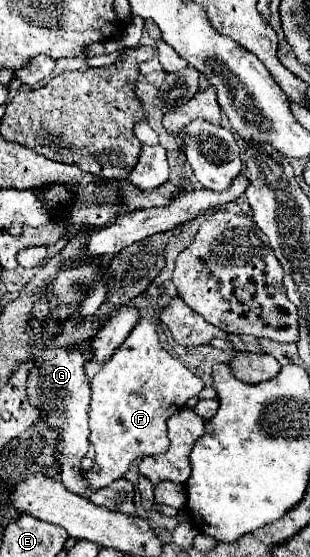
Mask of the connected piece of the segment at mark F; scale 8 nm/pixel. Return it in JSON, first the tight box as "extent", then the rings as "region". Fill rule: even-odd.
{"extent":[84,315,204,493],"region":[[[150,315],[142,319],[134,331],[128,335],[128,339],[114,351],[114,355],[100,367],[100,371],[90,381],[92,387],[92,401],[90,401],[90,443],[96,451],[94,455],[94,467],[90,471],[84,471],[84,479],[88,483],[88,493],[98,491],[106,485],[110,485],[116,479],[122,479],[128,471],[128,465],[136,457],[144,455],[158,455],[166,453],[170,441],[166,437],[166,417],[174,413],[174,409],[180,409],[186,405],[188,399],[196,397],[204,389],[204,381],[196,377],[190,369],[186,369],[180,361],[170,357],[160,341],[156,331],[158,321],[154,321]]]}

